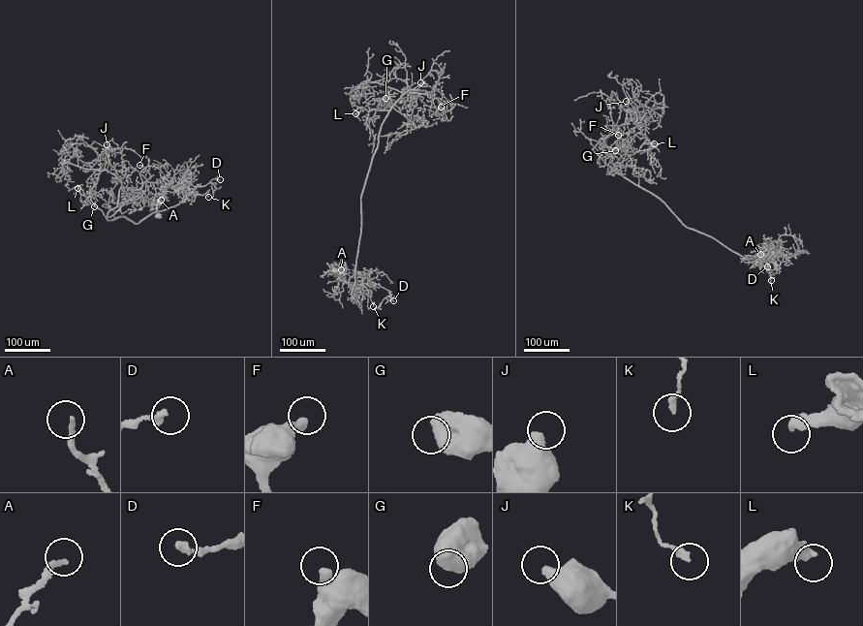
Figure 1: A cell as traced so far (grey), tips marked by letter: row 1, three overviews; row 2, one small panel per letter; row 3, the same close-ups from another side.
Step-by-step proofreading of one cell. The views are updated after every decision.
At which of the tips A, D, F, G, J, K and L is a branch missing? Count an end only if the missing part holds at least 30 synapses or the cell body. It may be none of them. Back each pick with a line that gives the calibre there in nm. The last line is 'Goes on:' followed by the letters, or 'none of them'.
Goes on: none of them

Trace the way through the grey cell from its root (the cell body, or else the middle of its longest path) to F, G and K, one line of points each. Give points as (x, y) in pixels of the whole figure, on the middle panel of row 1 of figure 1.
F: (334, 269), (354, 287), (351, 294), (360, 199), (387, 111), (407, 92), (416, 89), (441, 107)
G: (334, 269), (354, 287), (351, 294), (360, 199), (388, 111), (370, 110), (367, 105), (385, 98)
K: (334, 269), (336, 267), (340, 279), (353, 286), (358, 284), (366, 287), (373, 306)

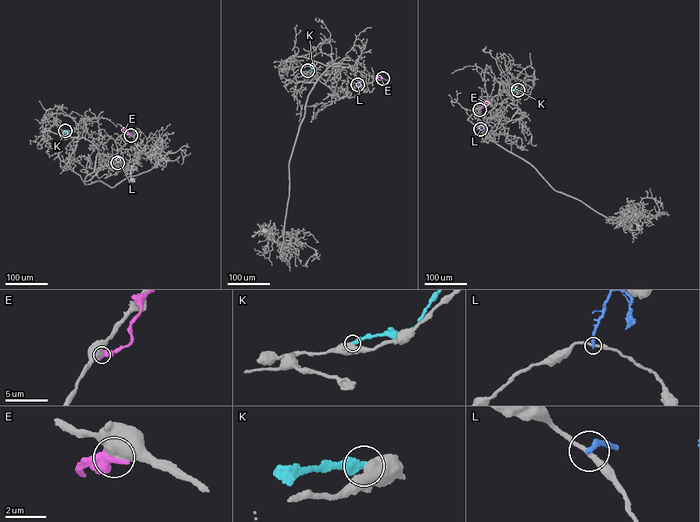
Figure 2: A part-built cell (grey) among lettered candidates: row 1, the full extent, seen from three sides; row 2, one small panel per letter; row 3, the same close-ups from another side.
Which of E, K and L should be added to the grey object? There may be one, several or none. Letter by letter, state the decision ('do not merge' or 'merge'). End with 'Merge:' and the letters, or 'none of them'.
E: do not merge
K: do not merge
L: do not merge
Merge: none of them

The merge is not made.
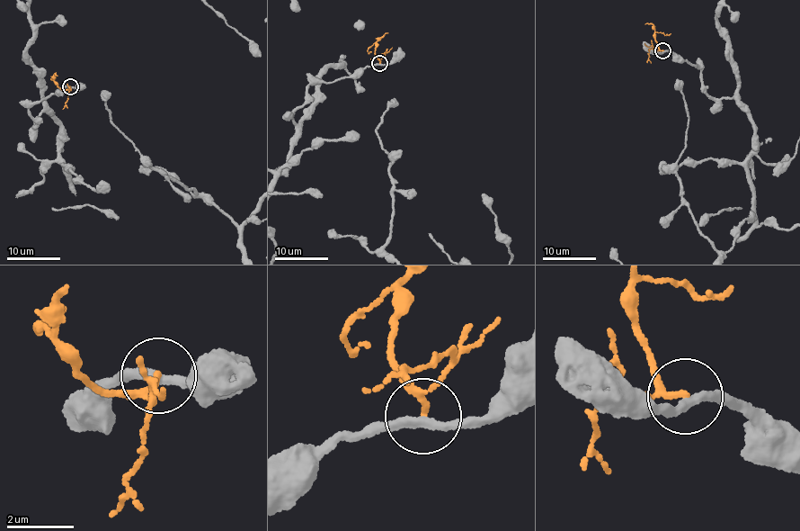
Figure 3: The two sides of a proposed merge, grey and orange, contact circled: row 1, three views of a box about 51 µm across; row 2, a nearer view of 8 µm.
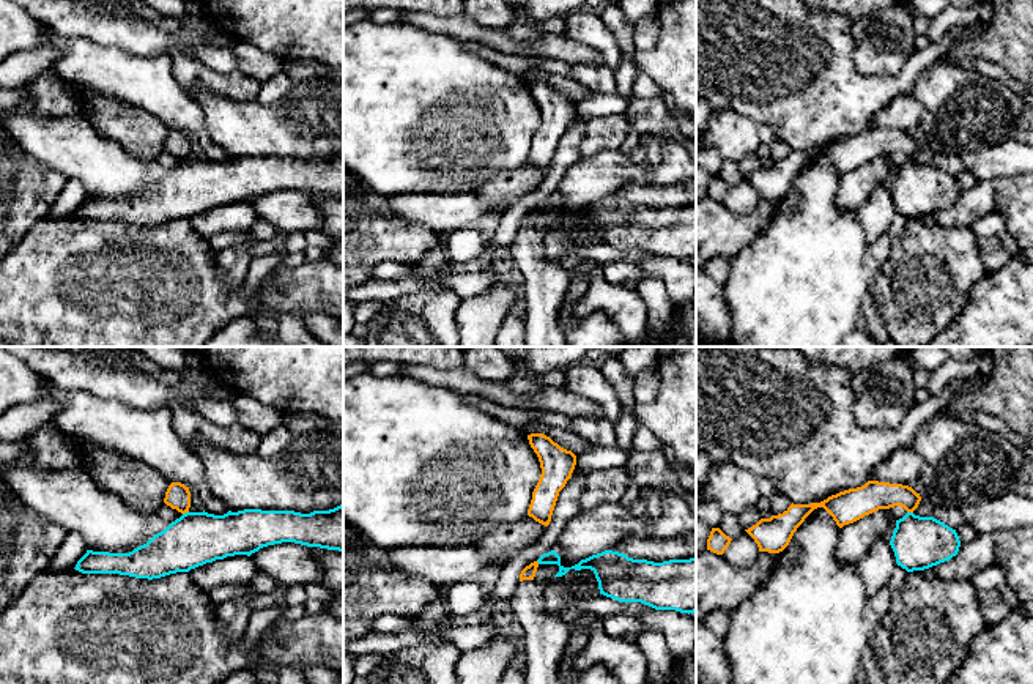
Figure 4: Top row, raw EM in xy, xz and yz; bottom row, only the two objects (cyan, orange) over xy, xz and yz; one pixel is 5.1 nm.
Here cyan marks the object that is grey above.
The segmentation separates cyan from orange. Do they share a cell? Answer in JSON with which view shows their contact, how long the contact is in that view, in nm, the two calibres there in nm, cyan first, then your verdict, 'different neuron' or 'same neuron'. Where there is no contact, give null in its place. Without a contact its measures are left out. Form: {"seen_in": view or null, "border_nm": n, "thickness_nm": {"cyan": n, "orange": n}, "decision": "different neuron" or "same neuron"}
{"seen_in": "xy", "border_nm": 40, "thickness_nm": {"cyan": 280, "orange": 130}, "decision": "different neuron"}

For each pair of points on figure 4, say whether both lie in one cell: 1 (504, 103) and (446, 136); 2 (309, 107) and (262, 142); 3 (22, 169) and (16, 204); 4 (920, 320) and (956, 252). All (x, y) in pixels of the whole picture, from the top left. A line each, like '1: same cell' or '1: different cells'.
1: same cell
2: same cell
3: same cell
4: same cell

